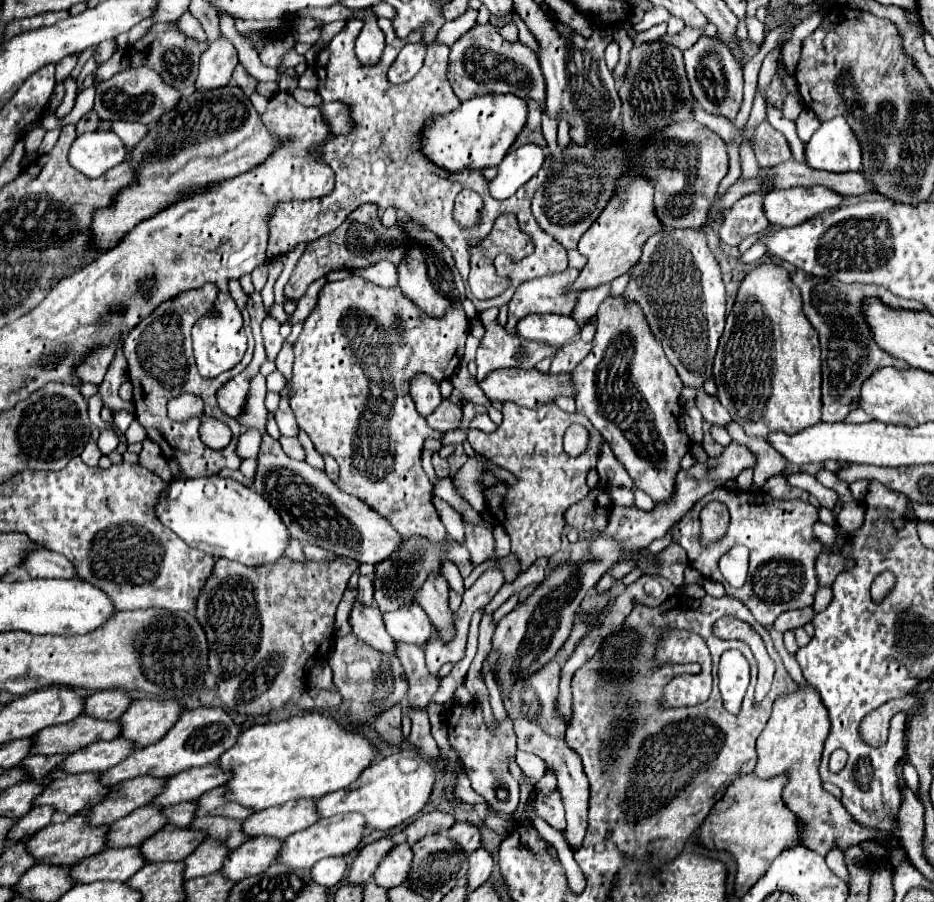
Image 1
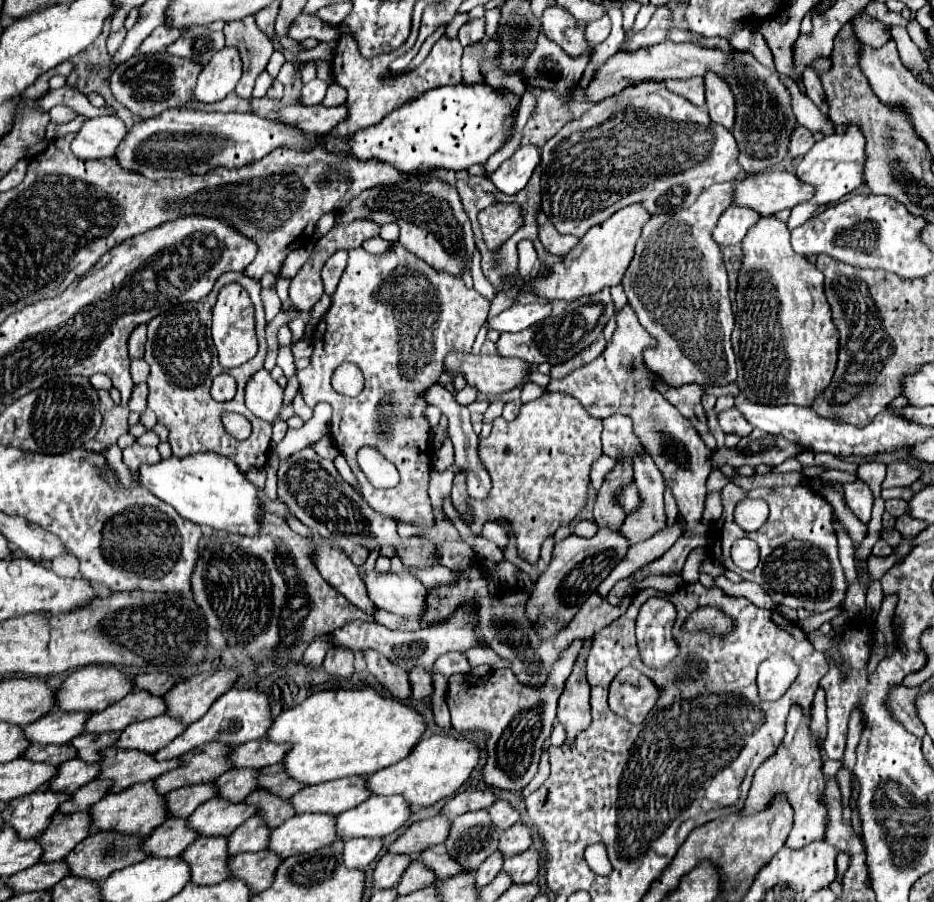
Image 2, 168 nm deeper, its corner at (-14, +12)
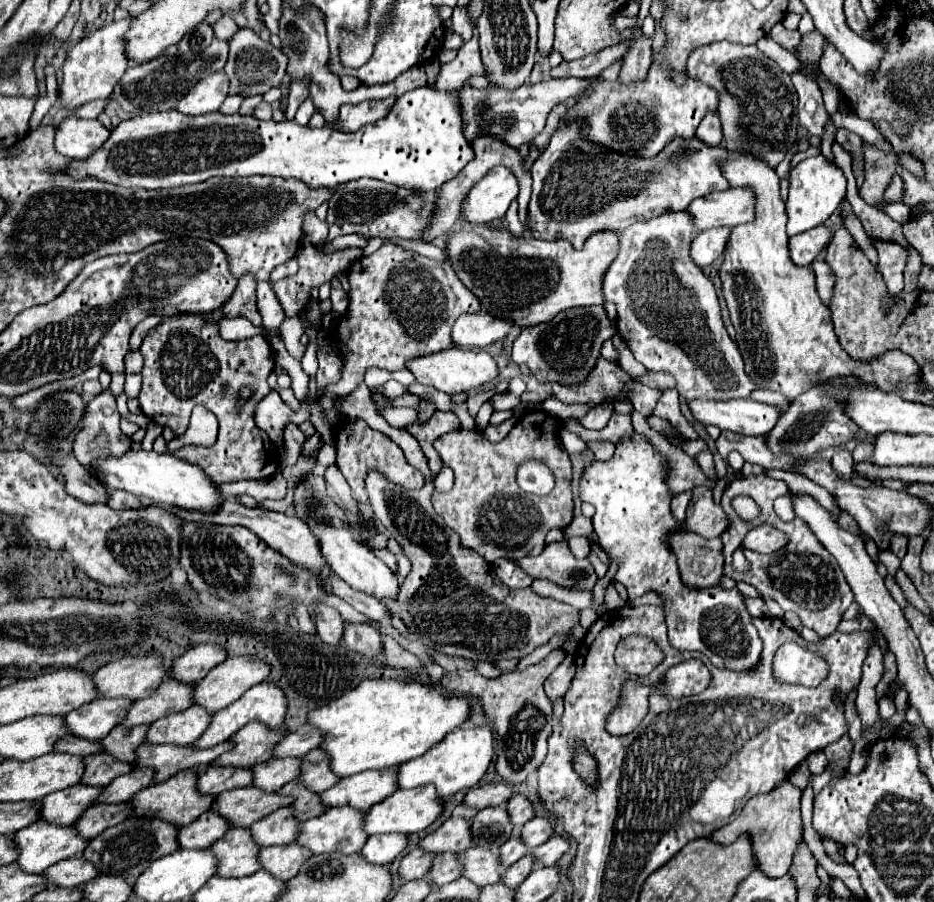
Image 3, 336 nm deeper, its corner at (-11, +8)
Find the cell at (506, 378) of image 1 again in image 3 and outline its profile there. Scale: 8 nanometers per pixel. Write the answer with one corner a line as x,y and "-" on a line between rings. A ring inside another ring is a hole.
447,349
447,351
439,351
435,355
425,355
423,359
411,359
411,363
407,363
407,369
417,377
419,383
423,385
431,385
439,391
445,391
449,395
461,393
461,391
471,391
477,389
485,383
491,383
499,377
499,369
495,359
487,353
487,351
473,351
473,349

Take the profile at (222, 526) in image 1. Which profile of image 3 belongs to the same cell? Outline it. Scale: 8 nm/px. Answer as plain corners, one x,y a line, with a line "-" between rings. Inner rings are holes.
143,449
137,453
129,451
121,459
111,457
99,461
97,475
115,489
123,489
137,497
147,497
153,503
165,503
169,507
179,507
185,511
199,511
205,515
213,515
219,511
223,503
219,485
211,477
207,477
199,465
187,463
169,453
143,451

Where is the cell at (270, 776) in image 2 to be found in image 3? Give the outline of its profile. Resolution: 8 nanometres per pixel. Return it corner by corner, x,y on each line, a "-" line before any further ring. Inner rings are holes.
311,749
301,759
301,773
297,779
309,791
325,791
327,787
333,787
339,781
339,777
329,771
329,757
321,749

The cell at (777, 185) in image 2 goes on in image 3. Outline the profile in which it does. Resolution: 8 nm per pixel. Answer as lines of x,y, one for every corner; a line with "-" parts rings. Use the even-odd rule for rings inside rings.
729,187
695,199
687,209
695,217
695,233
711,227
735,227
755,219
755,191
751,187

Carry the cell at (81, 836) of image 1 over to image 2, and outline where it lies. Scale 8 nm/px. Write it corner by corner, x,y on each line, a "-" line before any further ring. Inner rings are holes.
154,781
138,783
134,787
128,787
118,793
108,793
104,799
100,799
92,809
92,827
100,831
120,831
120,833
140,833
140,835
150,835
154,827
160,827
168,819
168,809
166,809
166,795
158,793
154,787

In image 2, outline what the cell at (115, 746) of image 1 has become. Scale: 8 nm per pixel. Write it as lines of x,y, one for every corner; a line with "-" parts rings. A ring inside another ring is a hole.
170,715
136,721
122,731
116,747
154,753
154,751
160,751
162,747
166,747
166,743
172,743
174,737
182,735
182,731
186,727
188,727
186,723
182,723
180,719
170,717

